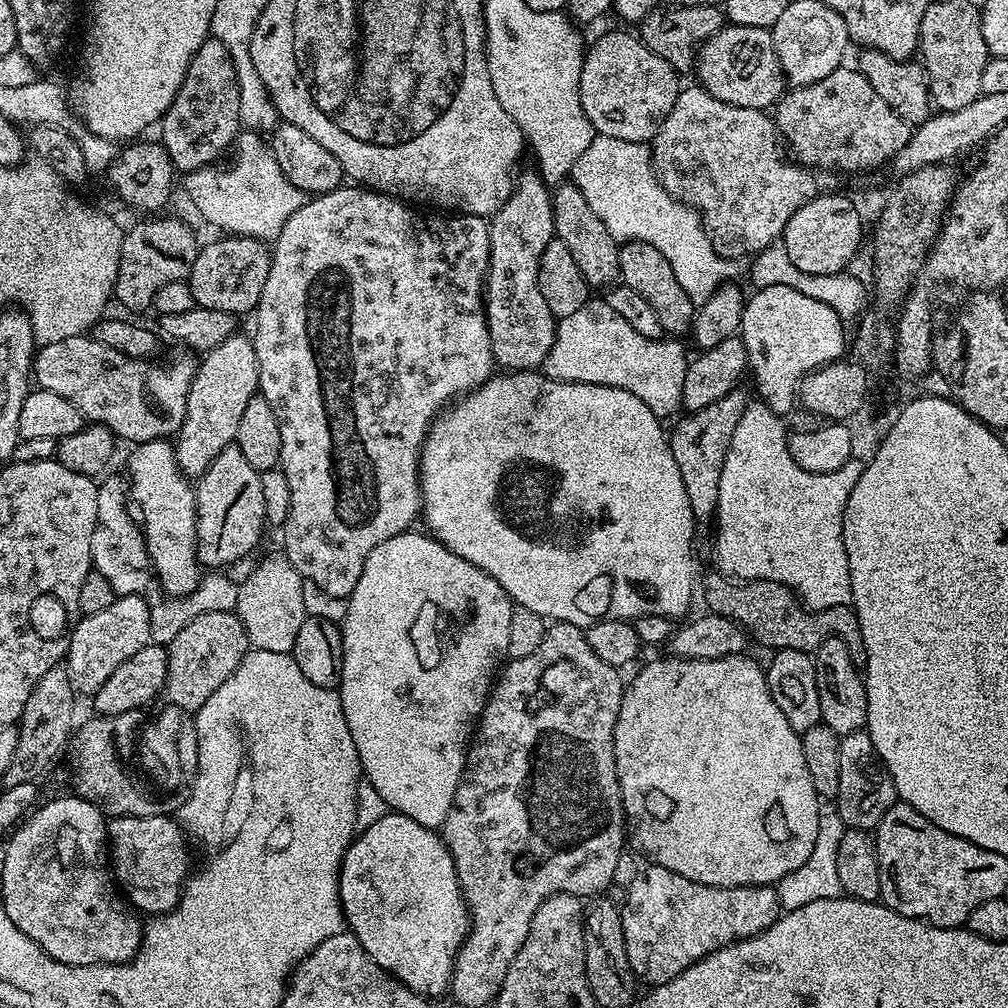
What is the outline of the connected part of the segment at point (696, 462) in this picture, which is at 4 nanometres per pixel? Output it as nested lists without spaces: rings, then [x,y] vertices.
[[[738,386],[730,394],[710,402],[706,410],[681,415],[670,428],[668,445],[678,462],[678,474],[682,474],[682,486],[686,486],[686,498],[690,498],[690,510],[697,522],[711,521],[718,506],[718,478],[722,478],[722,462],[726,462],[726,450],[734,434],[734,426],[748,409],[750,397]]]

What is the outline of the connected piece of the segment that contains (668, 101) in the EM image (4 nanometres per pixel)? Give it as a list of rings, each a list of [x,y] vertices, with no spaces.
[[[608,32],[587,45],[580,75],[580,101],[586,118],[590,118],[593,133],[610,138],[625,139],[626,142],[645,143],[656,139],[662,122],[670,114],[682,87],[681,77],[675,68],[658,58],[654,50],[644,45],[639,35],[628,32]]]

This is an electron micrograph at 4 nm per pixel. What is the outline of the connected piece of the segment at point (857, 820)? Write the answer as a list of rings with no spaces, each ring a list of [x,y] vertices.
[[[861,730],[841,736],[838,750],[838,794],[834,801],[834,808],[840,813],[845,829],[875,829],[886,814],[886,810],[890,810],[890,806],[897,803],[897,800],[894,782],[886,770],[884,759],[878,754],[878,750],[874,750],[874,742],[869,738],[867,731]]]

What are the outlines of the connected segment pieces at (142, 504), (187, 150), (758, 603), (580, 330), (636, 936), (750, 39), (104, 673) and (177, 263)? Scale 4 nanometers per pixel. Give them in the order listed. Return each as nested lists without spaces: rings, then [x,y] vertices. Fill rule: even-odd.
[[[171,439],[151,440],[135,445],[131,451],[126,479],[130,485],[131,503],[144,530],[155,579],[164,587],[165,597],[189,595],[202,579],[202,565],[196,556],[196,489],[193,481],[178,466]]]
[[[209,38],[198,46],[198,54],[194,54],[174,102],[158,122],[159,128],[159,143],[170,154],[173,169],[180,174],[215,165],[219,161],[216,159],[235,145],[242,131],[238,118],[238,74],[234,74],[230,50],[222,42]]]
[[[711,570],[704,576],[704,600],[708,603],[706,606],[708,612],[717,612],[720,616],[725,616],[736,621],[753,641],[765,644],[768,650],[779,650],[789,648],[790,650],[802,650],[809,654],[815,653],[816,648],[822,646],[827,639],[836,636],[844,640],[849,648],[849,654],[852,656],[853,666],[856,669],[863,669],[866,662],[866,646],[862,642],[862,626],[858,626],[858,618],[855,611],[849,605],[834,606],[827,608],[815,614],[808,611],[800,603],[795,592],[785,584],[779,584],[773,580],[750,580],[747,582],[737,582],[724,575],[719,570]]]
[[[590,300],[581,310],[574,310],[573,314],[563,316],[557,321],[555,340],[544,359],[542,372],[552,380],[580,381],[583,384],[608,385],[627,390],[635,397],[642,398],[642,402],[657,417],[666,420],[674,413],[677,415],[683,407],[682,387],[690,360],[689,357],[686,358],[686,352],[680,343],[682,342],[676,338],[643,338],[630,322],[615,313],[603,300]]]
[[[657,864],[641,867],[634,882],[626,885],[628,892],[622,899],[622,934],[626,934],[626,958],[638,978],[649,980],[649,985],[665,984],[682,970],[697,964],[709,952],[717,952],[728,944],[756,936],[773,924],[781,915],[780,900],[776,896],[775,887],[738,886],[737,888],[719,888],[706,886],[698,882],[690,882],[690,878],[682,878],[682,874],[674,874],[674,870],[666,870]]]
[[[728,24],[719,28],[705,44],[700,45],[696,53],[694,76],[700,79],[697,80],[699,87],[704,88],[714,98],[718,98],[718,102],[726,102],[730,106],[768,110],[786,91],[784,71],[778,62],[778,54],[774,50],[771,31],[758,26]]]
[[[143,595],[117,596],[115,602],[106,606],[106,610],[99,614],[81,615],[76,621],[76,626],[68,637],[66,653],[66,669],[76,694],[95,694],[102,682],[106,682],[106,678],[110,678],[110,674],[122,666],[122,662],[134,658],[138,650],[149,644],[152,610],[149,601],[144,599]]]
[[[161,215],[159,218],[144,218],[141,224],[130,227],[124,233],[120,261],[114,269],[116,287],[115,299],[120,299],[124,308],[132,312],[140,312],[143,308],[151,309],[156,303],[158,290],[166,286],[166,282],[187,280],[194,266],[194,258],[198,251],[196,236],[188,224],[175,220],[172,216]]]

